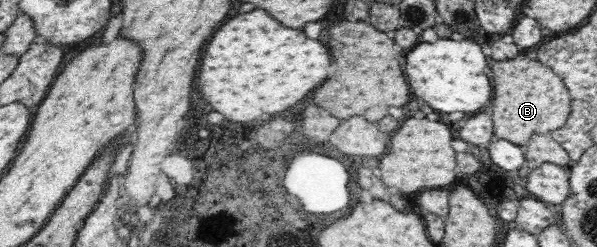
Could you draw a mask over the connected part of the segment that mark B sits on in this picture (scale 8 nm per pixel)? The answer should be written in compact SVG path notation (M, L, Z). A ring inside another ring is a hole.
M519 54L511 59L499 59L490 67L493 95L488 109L491 111L496 138L503 138L521 146L533 133L549 134L561 125L569 115L569 90L553 70L543 65L531 54Z

